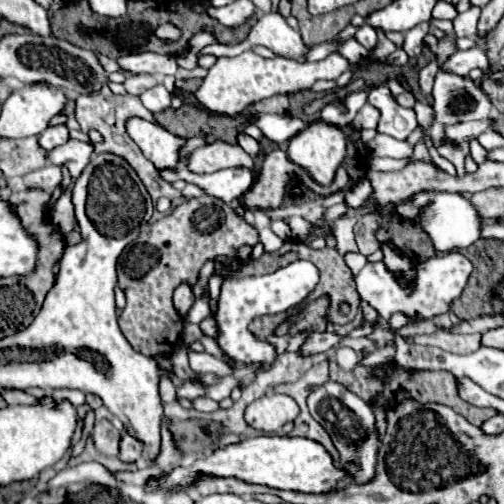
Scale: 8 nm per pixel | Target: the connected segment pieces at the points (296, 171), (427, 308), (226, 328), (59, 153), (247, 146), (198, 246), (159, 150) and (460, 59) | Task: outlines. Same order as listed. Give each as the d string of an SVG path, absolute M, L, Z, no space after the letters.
M273 149L271 153L265 156L263 167L261 167L261 171L259 171L259 177L255 179L255 183L251 185L251 189L241 197L243 207L245 207L245 209L277 209L277 207L281 207L285 189L287 189L287 185L293 183L293 177L297 177L301 183L305 183L305 185L307 185L311 191L315 191L317 195L331 195L331 193L343 191L343 189L347 187L347 183L349 183L349 175L347 175L345 167L339 167L339 169L337 169L337 175L335 175L335 179L333 179L333 183L331 183L329 187L321 187L319 183L315 183L315 181L311 179L309 171L305 171L305 169L299 167L299 165L295 165L295 163L287 157L285 151Z
M453 251L453 253L439 255L439 257L431 257L425 263L415 265L415 269L417 269L417 283L413 285L413 289L405 291L395 281L393 273L385 271L385 265L381 261L367 263L355 277L357 291L363 301L367 301L371 307L375 307L379 311L379 315L383 319L389 319L397 311L403 311L413 319L427 319L427 317L435 317L435 315L449 311L449 303L461 295L473 267L465 255Z
M305 259L293 261L269 275L223 281L221 295L217 301L217 315L215 315L221 329L217 343L235 361L263 363L263 369L271 367L275 363L277 353L273 351L271 345L259 341L253 333L249 333L247 325L259 315L273 315L273 313L283 313L287 309L293 309L295 305L299 305L309 297L309 293L315 289L317 283L319 283L319 269Z
M69 139L65 145L47 151L45 157L53 165L67 167L71 171L71 175L81 175L81 171L87 167L87 163L91 159L91 153L93 153L93 145L91 143Z
M239 133L237 135L237 143L243 147L245 153L249 153L251 157L257 157L257 153L259 153L259 141L255 141L253 137L249 137L245 133Z
M209 195L189 199L181 205L177 205L167 217L159 219L157 223L149 225L145 231L139 233L139 237L125 247L125 251L119 257L117 263L117 275L119 275L119 287L123 289L127 297L127 305L119 315L119 327L131 347L147 357L157 357L157 355L169 355L179 341L179 333L183 335L183 319L177 315L177 309L173 307L171 295L175 287L181 281L195 283L199 269L203 267L205 261L213 259L215 255L233 255L235 249L243 245L255 245L259 241L257 231L245 223L245 219L237 217L235 211L227 205L221 203L219 199L213 199Z
M129 117L125 123L125 131L157 169L177 167L179 147L185 143L181 137L141 117Z
M477 47L469 51L457 51L451 57L445 59L443 71L445 73L455 73L455 75L467 75L471 69L487 69L487 55L483 55Z

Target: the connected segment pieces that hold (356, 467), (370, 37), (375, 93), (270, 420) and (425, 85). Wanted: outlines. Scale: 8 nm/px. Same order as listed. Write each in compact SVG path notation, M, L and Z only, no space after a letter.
M327 381L323 385L311 387L309 397L307 397L307 407L313 419L317 419L329 431L333 445L341 453L339 467L345 467L345 471L349 473L349 481L367 483L369 479L373 479L379 439L377 439L377 429L375 429L375 415L369 403L359 399L341 383Z
M361 25L355 33L355 39L365 47L365 49L373 49L377 45L377 33L373 27L369 25Z
M387 85L373 87L369 93L369 103L377 107L381 113L379 127L377 127L379 133L391 135L395 139L407 139L409 133L417 129L417 117L413 109L399 107Z
M269 393L253 401L245 411L245 421L265 433L279 431L287 421L293 421L299 415L299 405L281 393Z
M436 60L429 62L419 71L418 82L424 94L431 94L437 71L438 63Z

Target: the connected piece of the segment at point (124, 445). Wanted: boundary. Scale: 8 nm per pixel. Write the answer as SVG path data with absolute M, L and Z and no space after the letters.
M123 433L123 439L121 439L121 453L119 453L119 459L125 461L125 463L135 463L141 459L141 443L137 443L137 439L129 437Z

